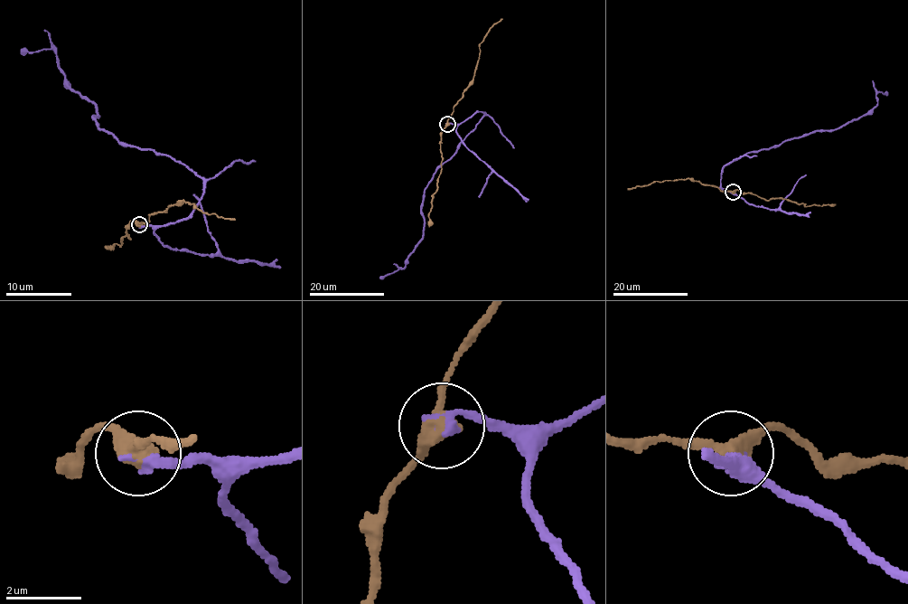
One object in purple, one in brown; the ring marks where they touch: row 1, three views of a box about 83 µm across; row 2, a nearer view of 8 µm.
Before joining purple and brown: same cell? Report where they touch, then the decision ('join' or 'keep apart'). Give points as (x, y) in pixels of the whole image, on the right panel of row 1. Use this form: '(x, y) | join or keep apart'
(733, 192) | keep apart

